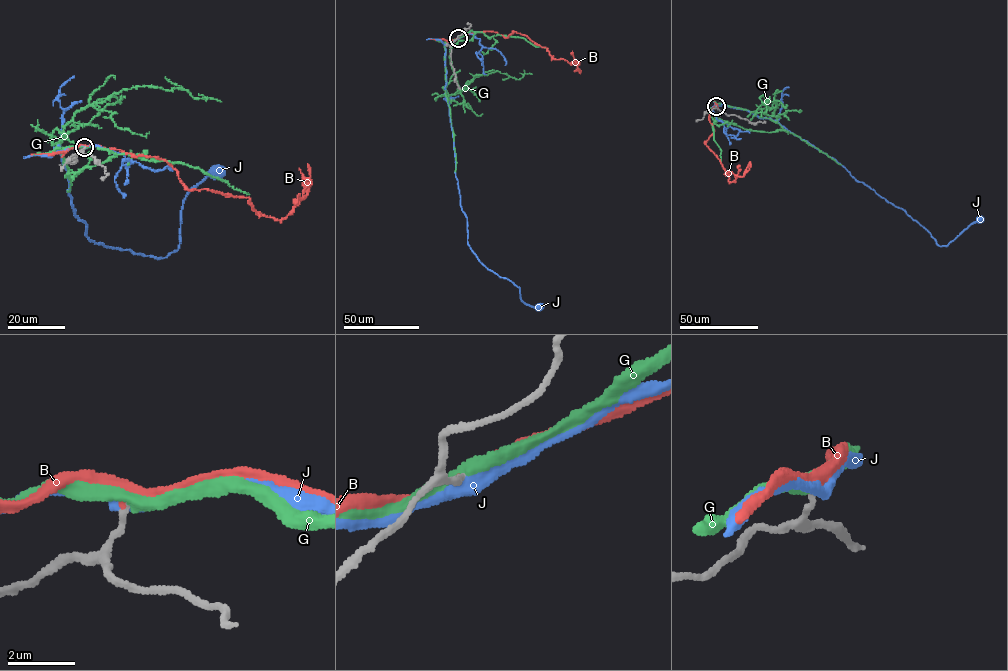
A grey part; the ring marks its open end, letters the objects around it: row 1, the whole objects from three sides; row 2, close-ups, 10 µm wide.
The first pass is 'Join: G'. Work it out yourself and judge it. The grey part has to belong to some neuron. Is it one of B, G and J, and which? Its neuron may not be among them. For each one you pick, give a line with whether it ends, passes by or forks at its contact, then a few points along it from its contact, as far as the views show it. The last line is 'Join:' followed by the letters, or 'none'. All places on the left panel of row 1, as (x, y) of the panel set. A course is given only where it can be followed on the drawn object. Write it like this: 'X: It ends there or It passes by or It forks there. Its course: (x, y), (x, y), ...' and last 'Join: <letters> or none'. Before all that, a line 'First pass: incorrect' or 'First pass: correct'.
First pass: incorrect
B: It passes by. Its course: (84, 147), (164, 160), (189, 189), (248, 197), (259, 214), (278, 219), (307, 193), (307, 164)
Join: B

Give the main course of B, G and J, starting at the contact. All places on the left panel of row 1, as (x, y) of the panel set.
B: (84, 147), (164, 160), (189, 189), (248, 197), (259, 214), (278, 219), (307, 193), (307, 164)
G: (85, 147), (55, 148), (59, 151), (62, 129), (76, 112), (123, 89), (183, 88), (193, 97), (221, 101)
J: (84, 147), (57, 145), (55, 152), (85, 235), (143, 256), (177, 250), (183, 200), (217, 172)

